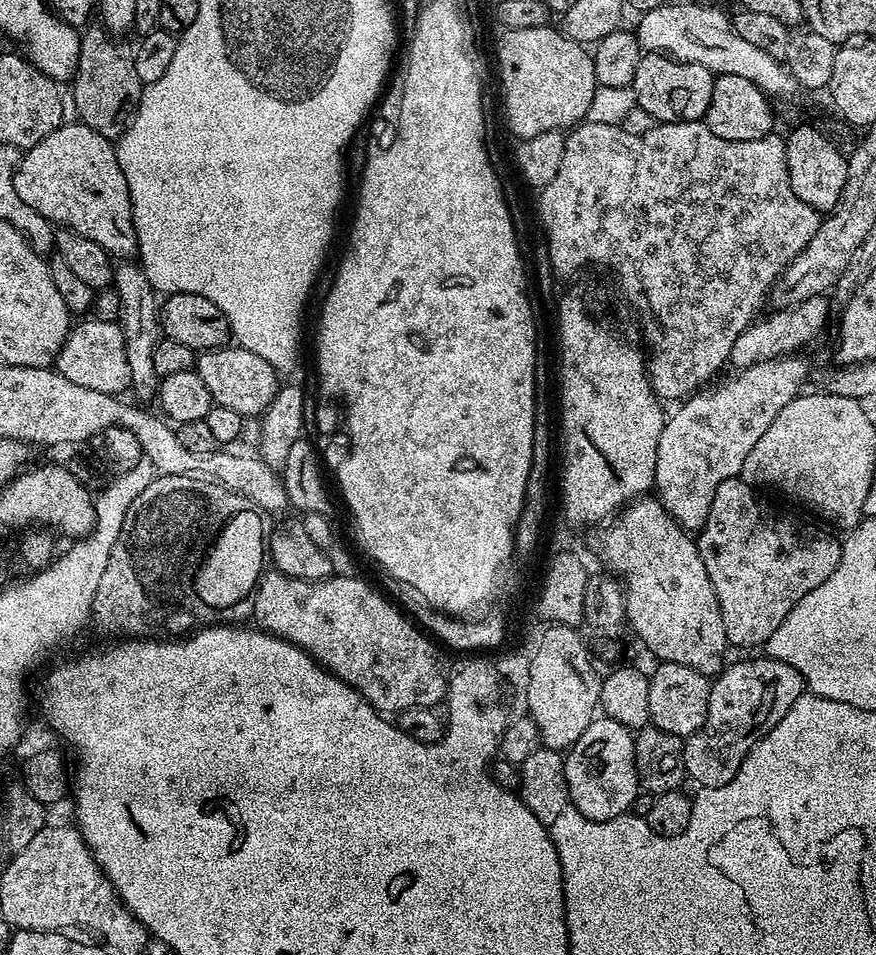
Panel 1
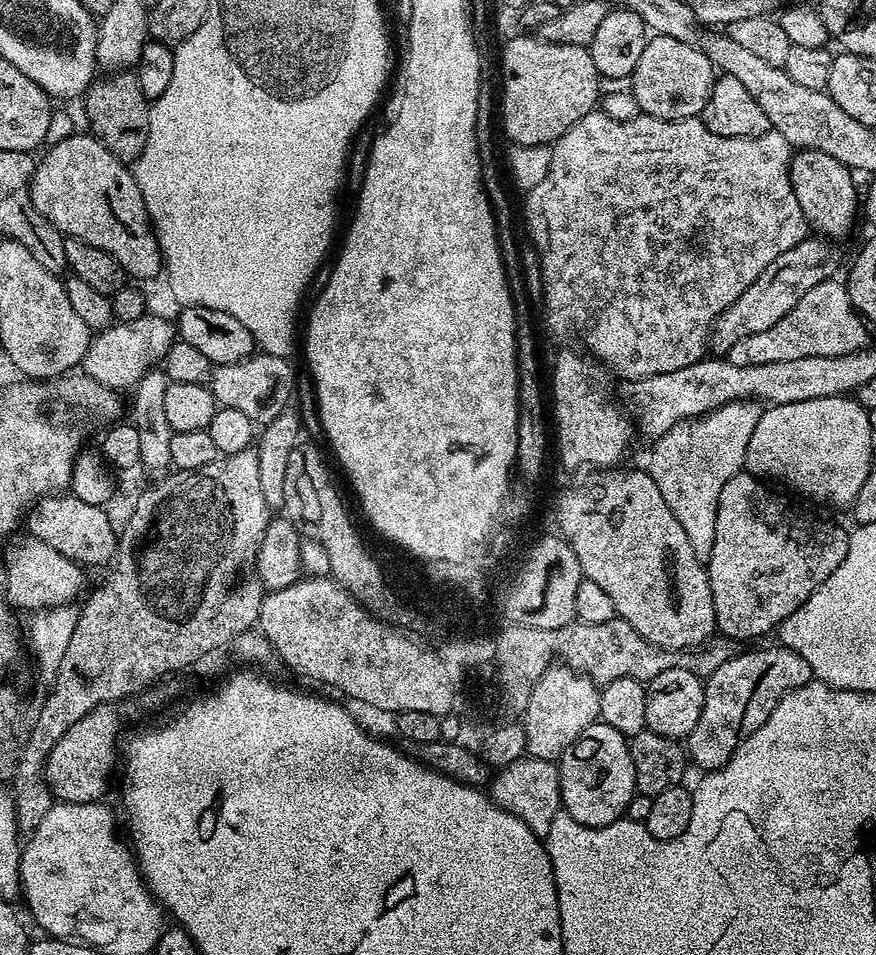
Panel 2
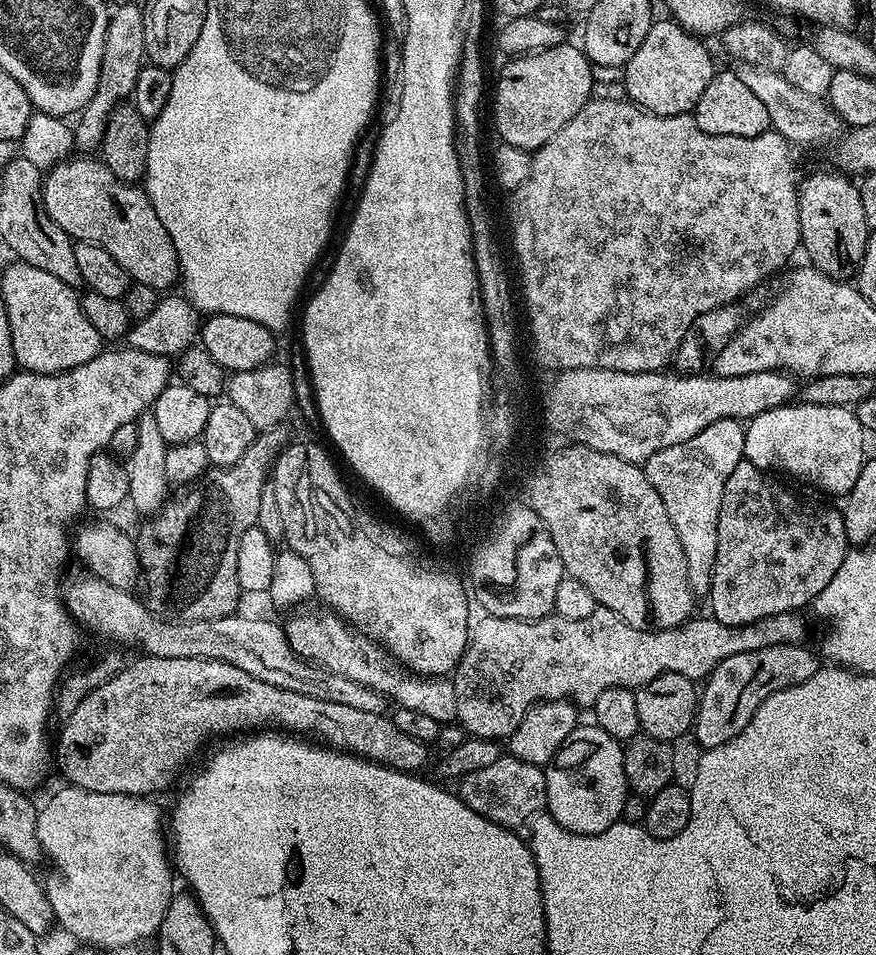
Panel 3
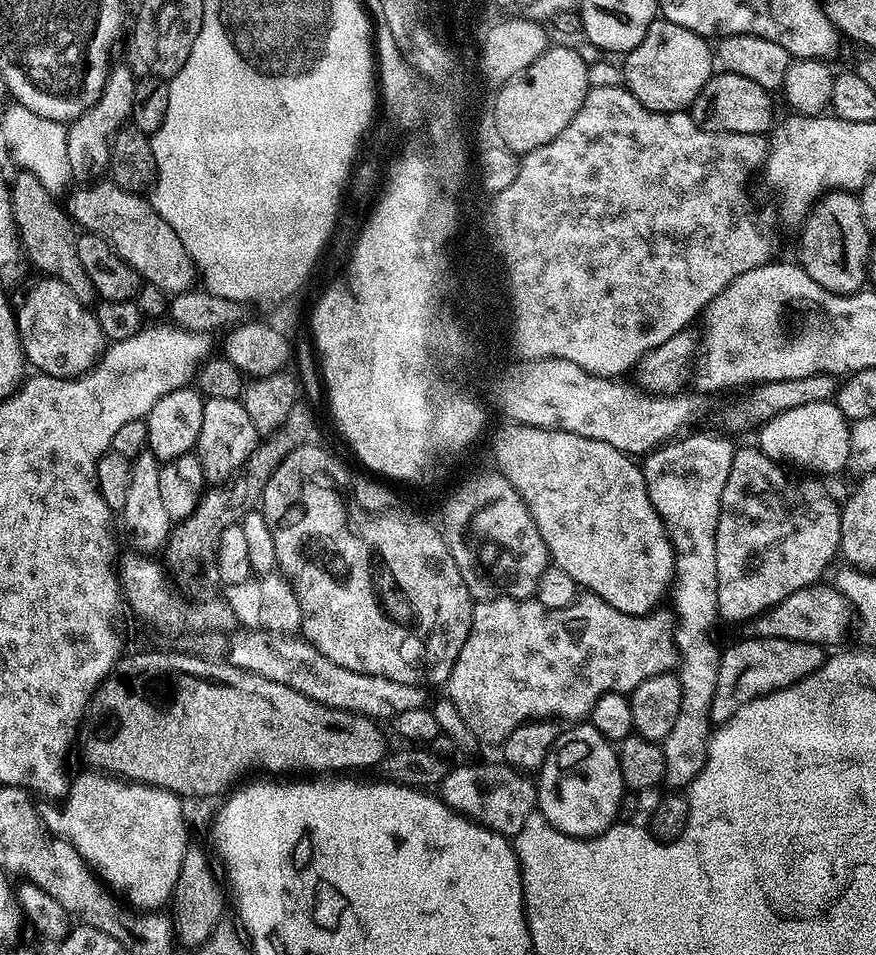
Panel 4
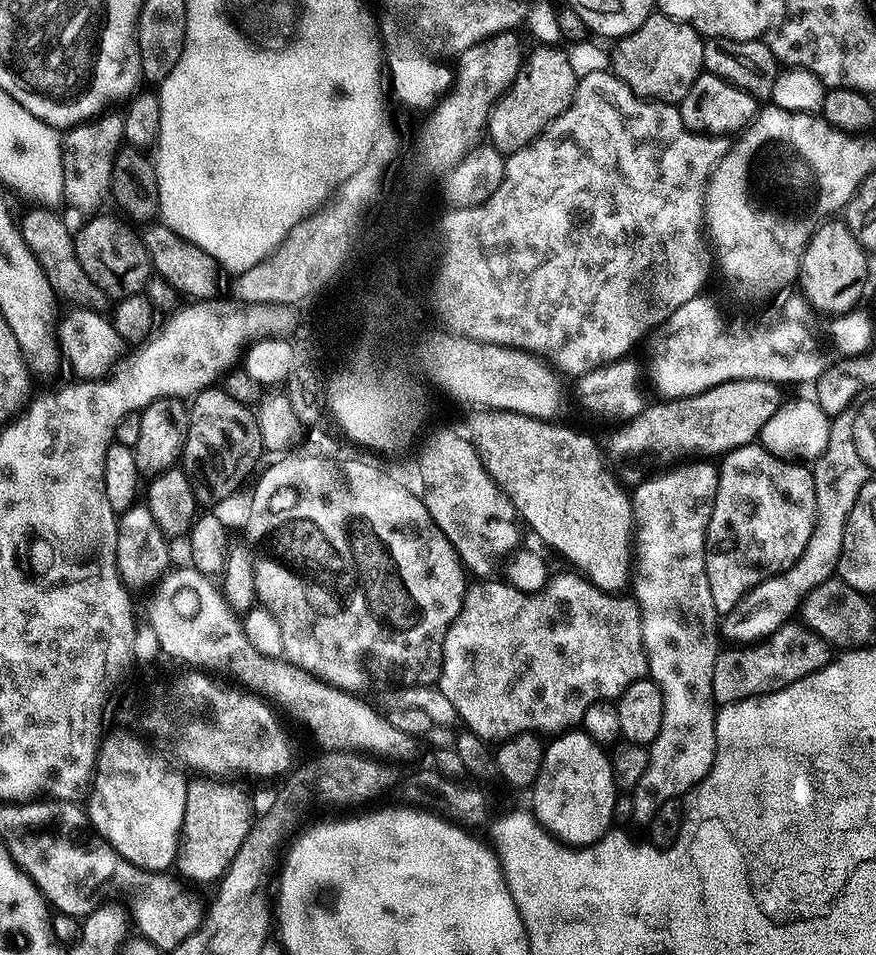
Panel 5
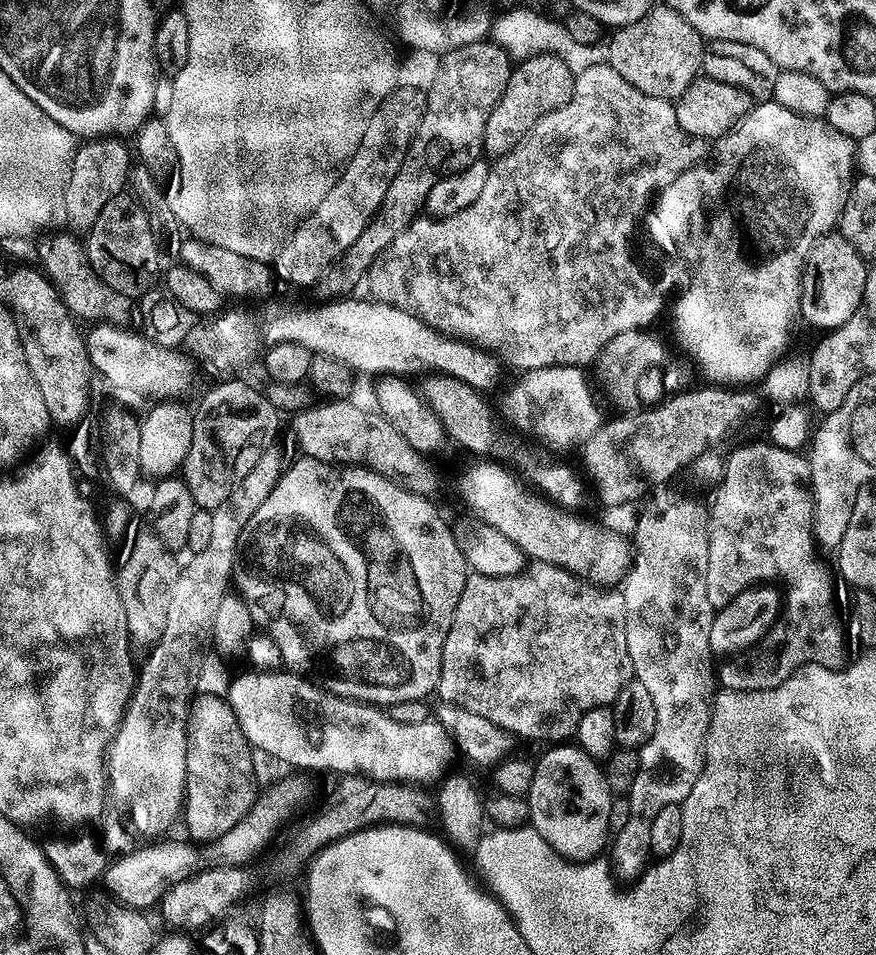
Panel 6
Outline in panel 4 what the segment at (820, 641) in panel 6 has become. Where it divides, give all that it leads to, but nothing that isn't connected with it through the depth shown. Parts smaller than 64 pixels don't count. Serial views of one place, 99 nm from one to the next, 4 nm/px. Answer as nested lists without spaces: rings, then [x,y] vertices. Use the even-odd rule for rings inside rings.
[[[769,636],[751,639],[744,640],[741,644],[732,644],[721,651],[711,715],[717,725],[727,722],[734,713],[742,710],[742,706],[746,706],[746,702],[782,690],[814,674],[826,659],[825,649],[818,644],[779,640]]]

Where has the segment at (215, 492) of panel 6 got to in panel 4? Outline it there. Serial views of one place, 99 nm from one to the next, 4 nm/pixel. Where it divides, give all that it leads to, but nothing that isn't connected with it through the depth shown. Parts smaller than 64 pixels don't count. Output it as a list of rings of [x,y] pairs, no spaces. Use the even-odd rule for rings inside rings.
[[[205,399],[202,410],[202,430],[196,439],[194,455],[202,462],[202,474],[212,486],[231,481],[250,458],[258,443],[258,433],[250,414],[246,414],[239,399]]]

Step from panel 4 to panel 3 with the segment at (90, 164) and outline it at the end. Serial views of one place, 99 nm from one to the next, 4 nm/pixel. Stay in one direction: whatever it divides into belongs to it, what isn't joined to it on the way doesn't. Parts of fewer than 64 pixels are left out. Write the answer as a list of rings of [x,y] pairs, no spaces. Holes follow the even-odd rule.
[[[124,4],[121,8],[113,7],[108,18],[108,29],[102,50],[102,66],[98,74],[98,86],[85,108],[80,109],[76,128],[74,124],[74,144],[80,150],[96,150],[104,143],[106,126],[112,111],[131,97],[134,82],[138,82],[140,69],[146,63],[146,34],[144,33],[143,7],[136,4]]]

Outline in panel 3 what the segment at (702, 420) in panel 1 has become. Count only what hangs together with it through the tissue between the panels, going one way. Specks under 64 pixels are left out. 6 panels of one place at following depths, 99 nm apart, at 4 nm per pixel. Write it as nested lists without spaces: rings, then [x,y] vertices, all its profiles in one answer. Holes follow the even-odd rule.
[[[719,420],[678,446],[658,450],[642,465],[650,478],[650,486],[658,490],[658,498],[662,498],[666,514],[670,514],[670,522],[674,522],[686,558],[688,581],[697,597],[709,595],[712,567],[718,554],[718,510],[722,510],[722,490],[734,466],[744,459],[744,430],[741,421]]]

